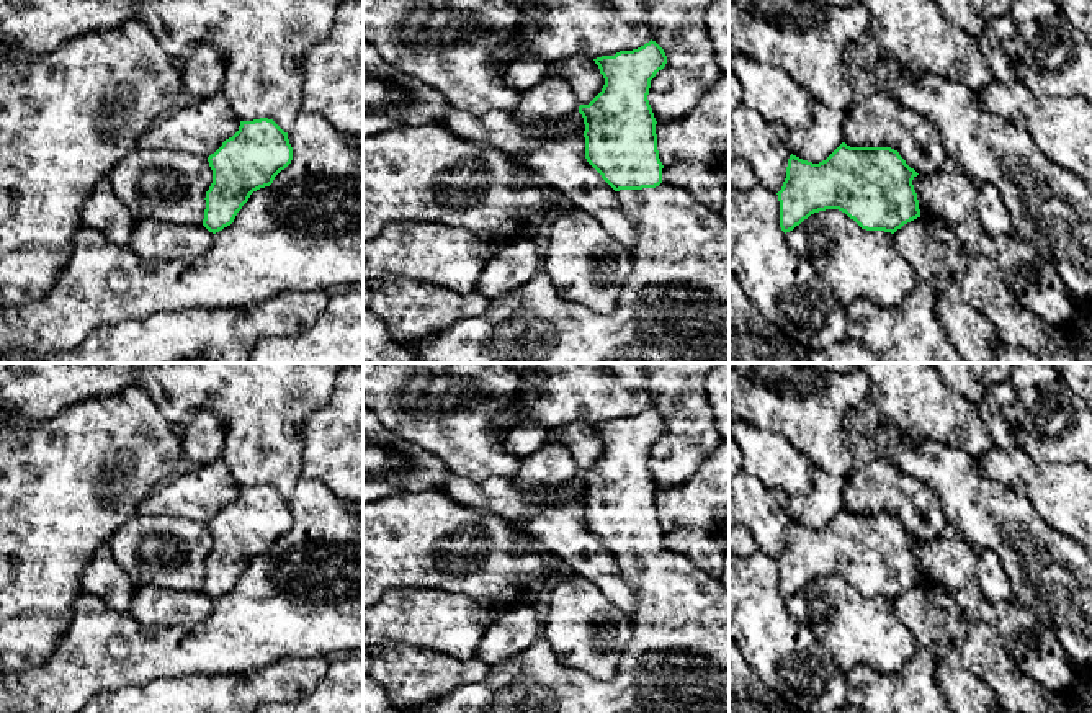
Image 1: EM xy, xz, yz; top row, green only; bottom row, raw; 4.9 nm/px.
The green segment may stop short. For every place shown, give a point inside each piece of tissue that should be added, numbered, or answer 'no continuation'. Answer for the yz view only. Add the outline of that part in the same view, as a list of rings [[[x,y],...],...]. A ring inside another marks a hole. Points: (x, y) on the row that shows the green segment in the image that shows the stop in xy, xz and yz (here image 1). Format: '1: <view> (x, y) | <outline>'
no continuation

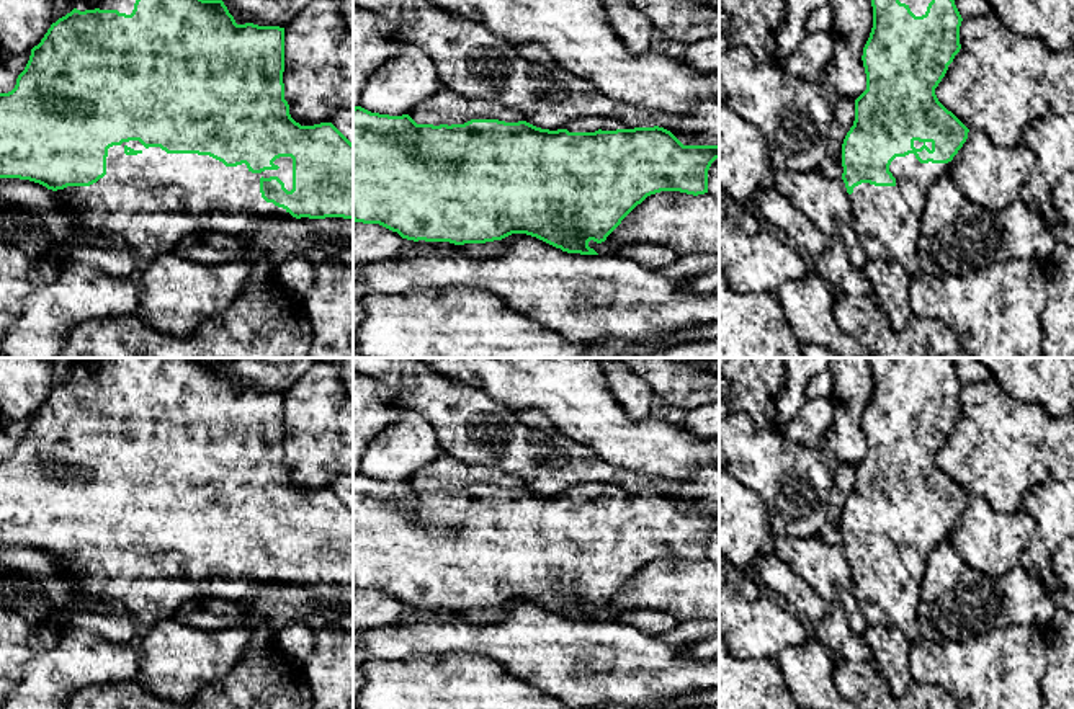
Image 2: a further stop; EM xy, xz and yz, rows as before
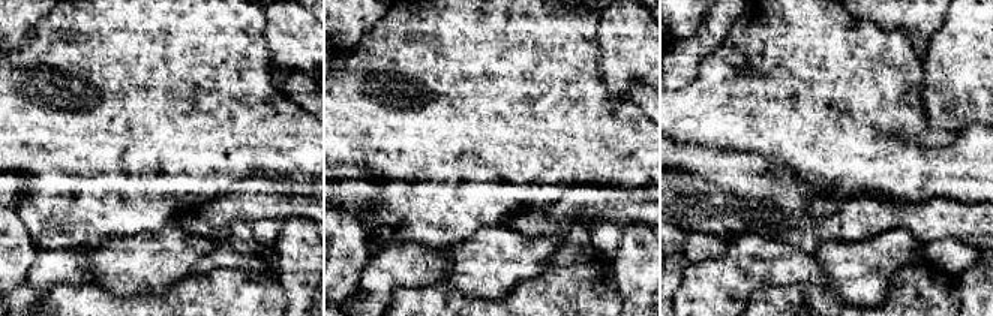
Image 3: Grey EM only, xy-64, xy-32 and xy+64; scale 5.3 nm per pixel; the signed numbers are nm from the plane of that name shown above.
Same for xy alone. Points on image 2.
1: xy (146, 205) | [[[139,140],[113,145],[108,149],[103,178],[90,186],[57,190],[65,201],[59,217],[67,224],[69,239],[54,243],[41,258],[52,261],[59,271],[83,265],[129,278],[136,274],[141,258],[172,253],[188,235],[201,230],[235,232],[235,214],[291,216],[262,198],[262,176],[278,176],[288,191],[293,190],[293,158],[280,157],[273,163],[280,168],[252,173],[245,163],[226,167],[209,155],[167,154],[160,147],[145,149]]]

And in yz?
1: yz (888, 222) | [[[914,154],[896,157],[889,172],[896,178],[894,186],[875,186],[861,183],[848,194],[852,214],[855,221],[855,232],[863,245],[868,260],[896,260],[912,276],[920,274],[919,263],[919,240],[925,207],[925,194],[929,188],[943,175],[948,173],[948,163],[920,163]]]

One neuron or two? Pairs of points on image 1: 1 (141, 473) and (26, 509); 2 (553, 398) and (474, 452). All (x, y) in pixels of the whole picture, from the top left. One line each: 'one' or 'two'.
1: one
2: two

